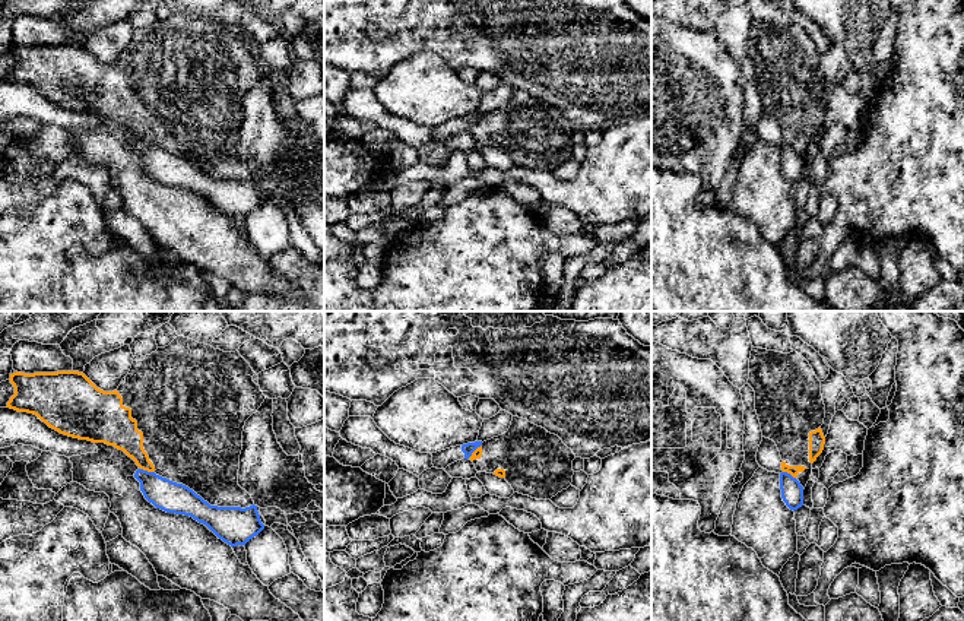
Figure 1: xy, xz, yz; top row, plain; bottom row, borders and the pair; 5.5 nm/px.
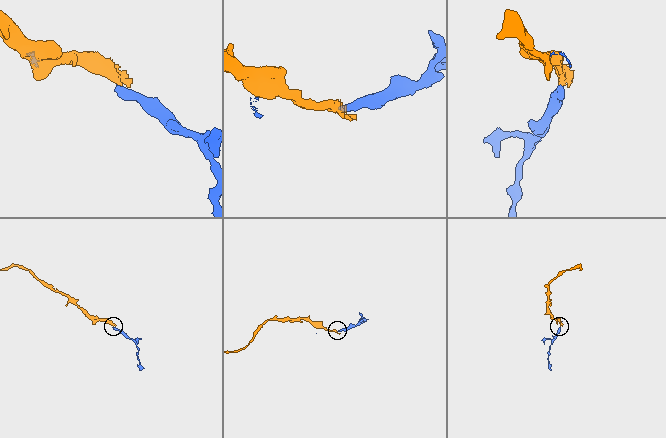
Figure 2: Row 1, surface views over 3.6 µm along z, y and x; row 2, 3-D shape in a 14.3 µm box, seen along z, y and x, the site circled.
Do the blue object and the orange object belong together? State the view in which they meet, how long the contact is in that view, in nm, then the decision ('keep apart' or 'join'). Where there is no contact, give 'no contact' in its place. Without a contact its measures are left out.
xy | 80 nm | keep apart

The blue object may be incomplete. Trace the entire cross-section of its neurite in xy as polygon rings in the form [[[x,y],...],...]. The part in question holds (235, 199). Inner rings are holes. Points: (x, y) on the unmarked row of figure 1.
[[[137,142],[134,151],[140,155],[145,171],[156,181],[193,190],[231,219],[245,219],[264,202],[254,177],[245,181],[210,178],[188,159],[155,145]]]

